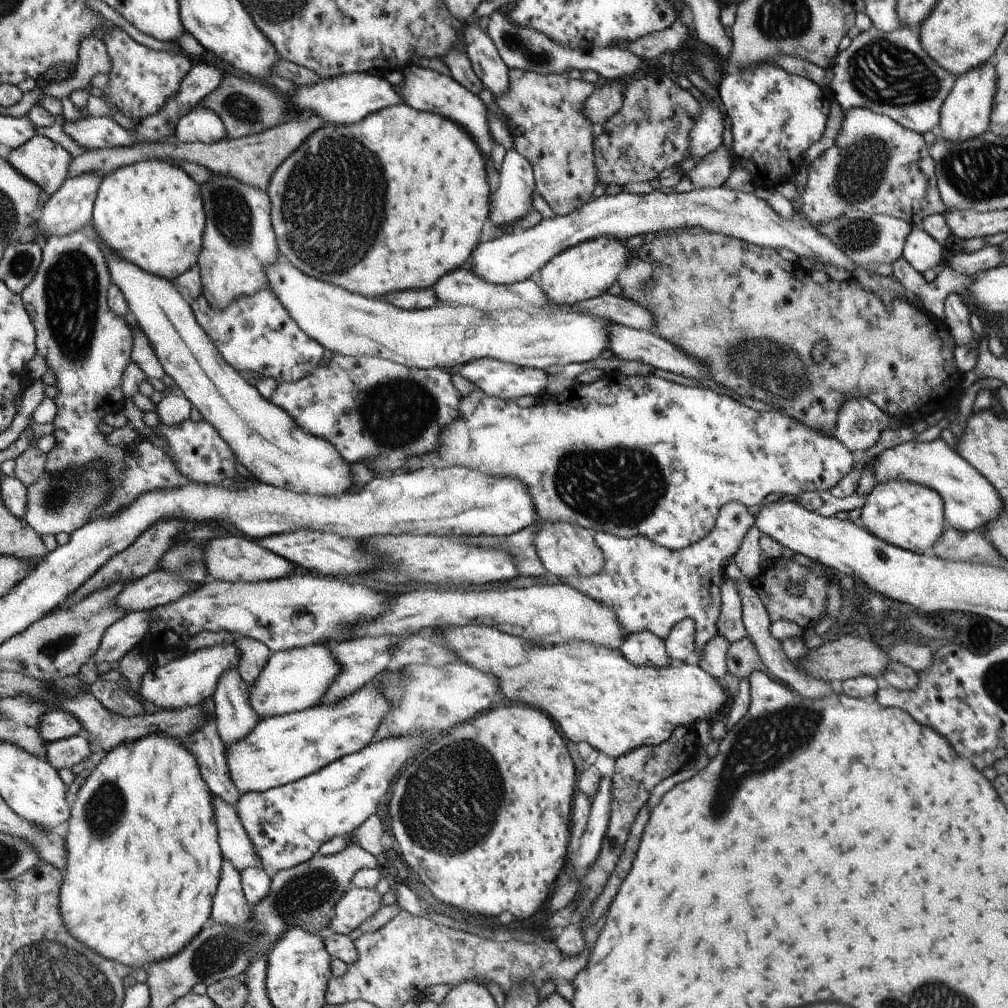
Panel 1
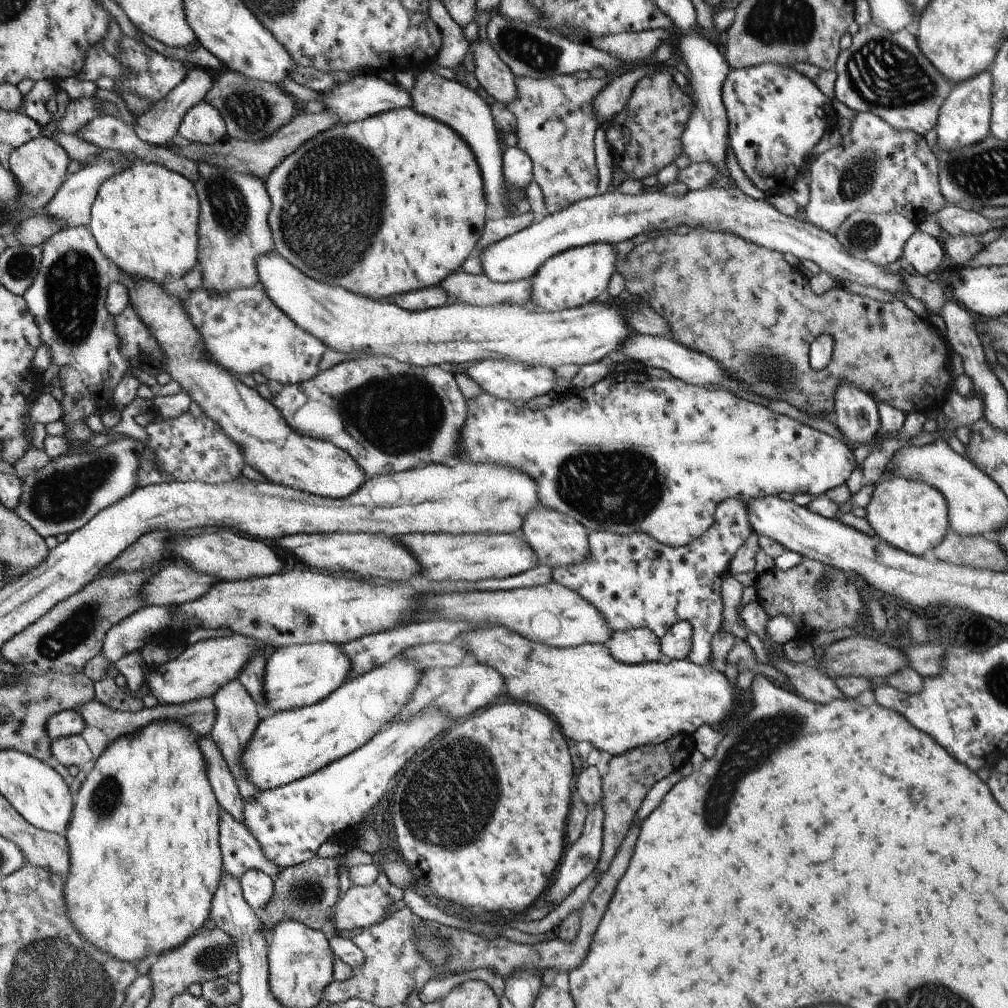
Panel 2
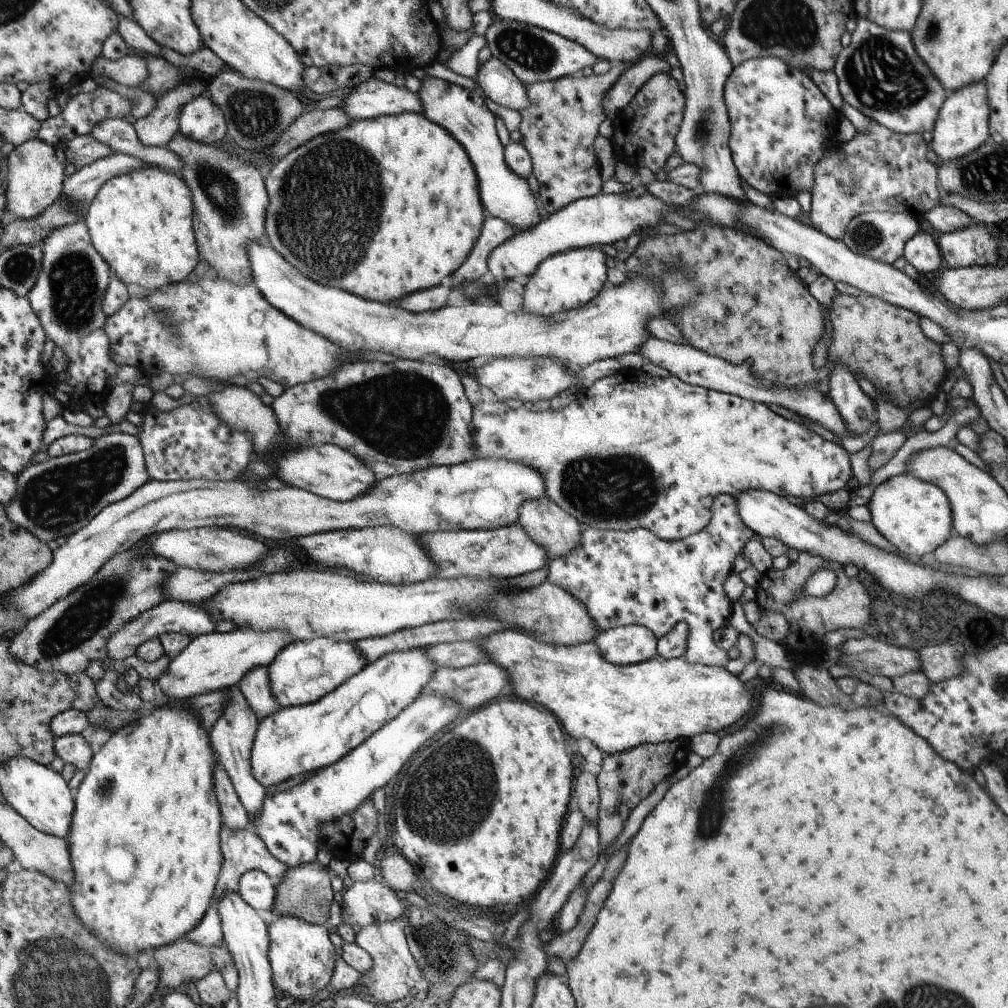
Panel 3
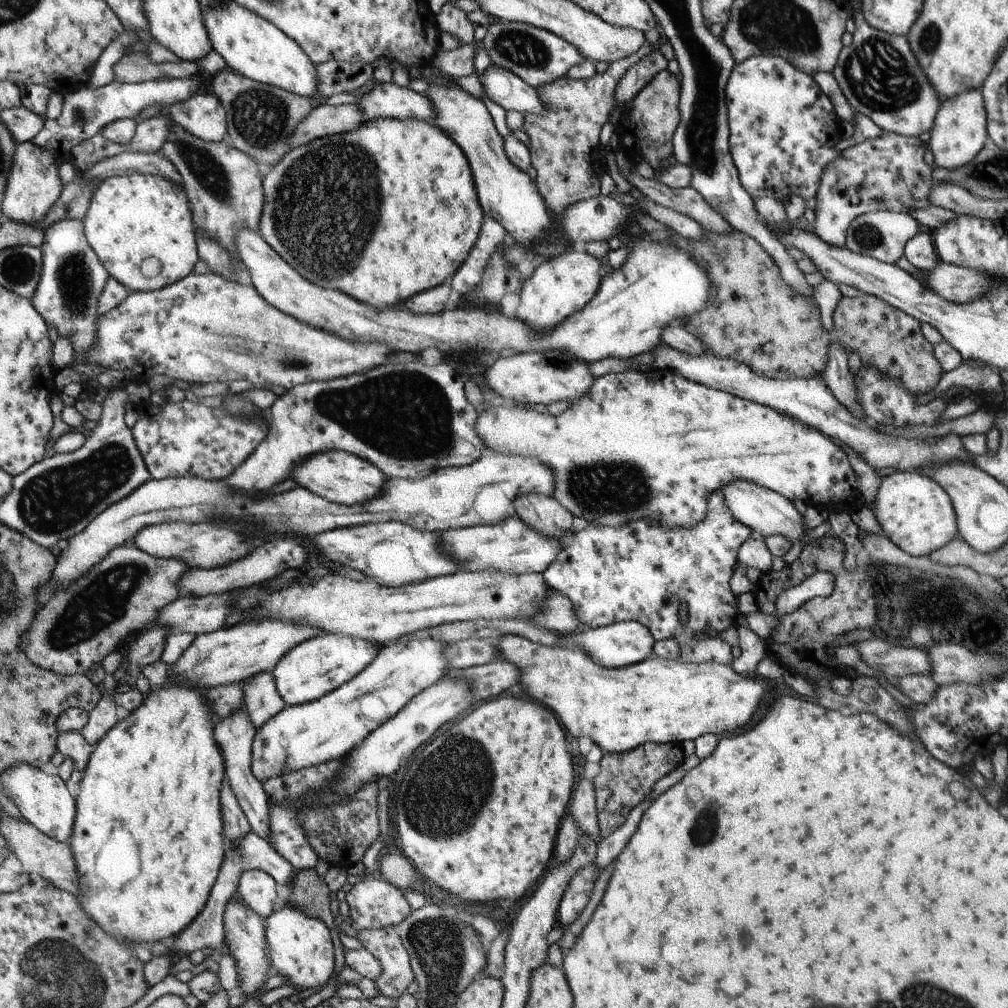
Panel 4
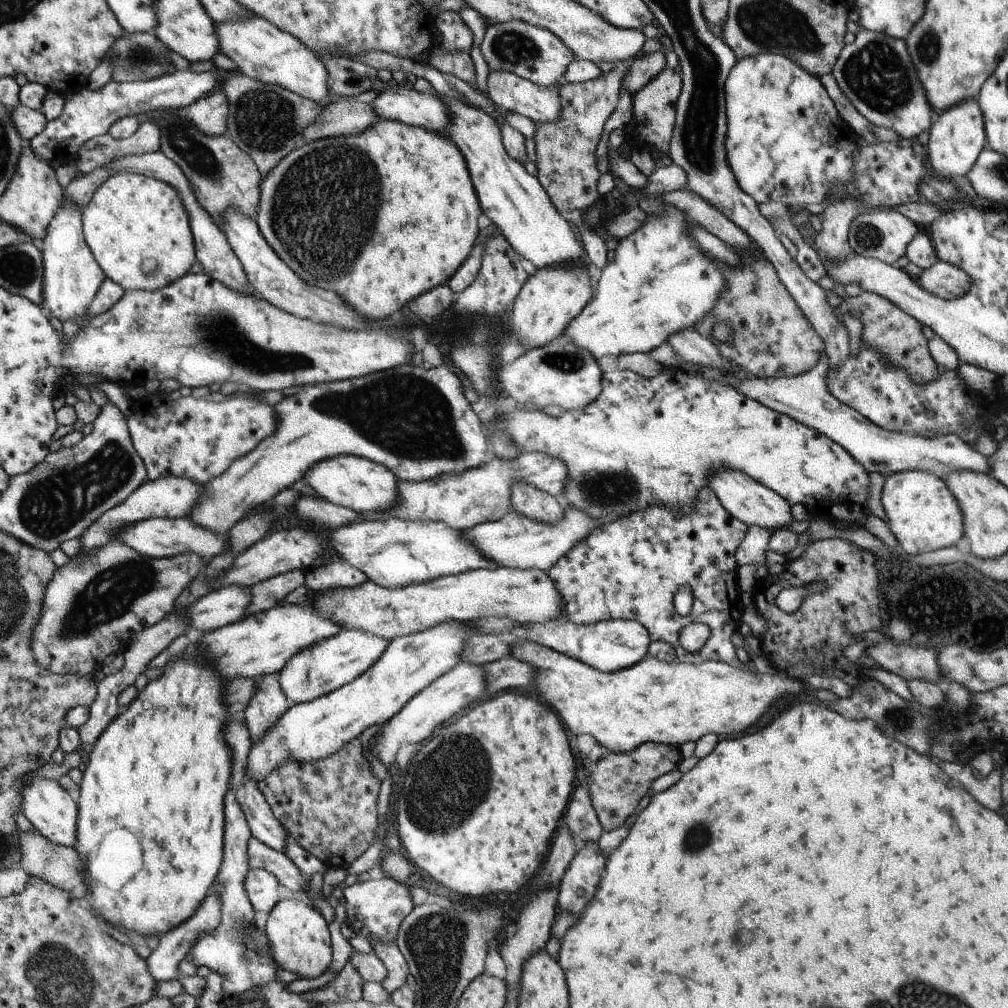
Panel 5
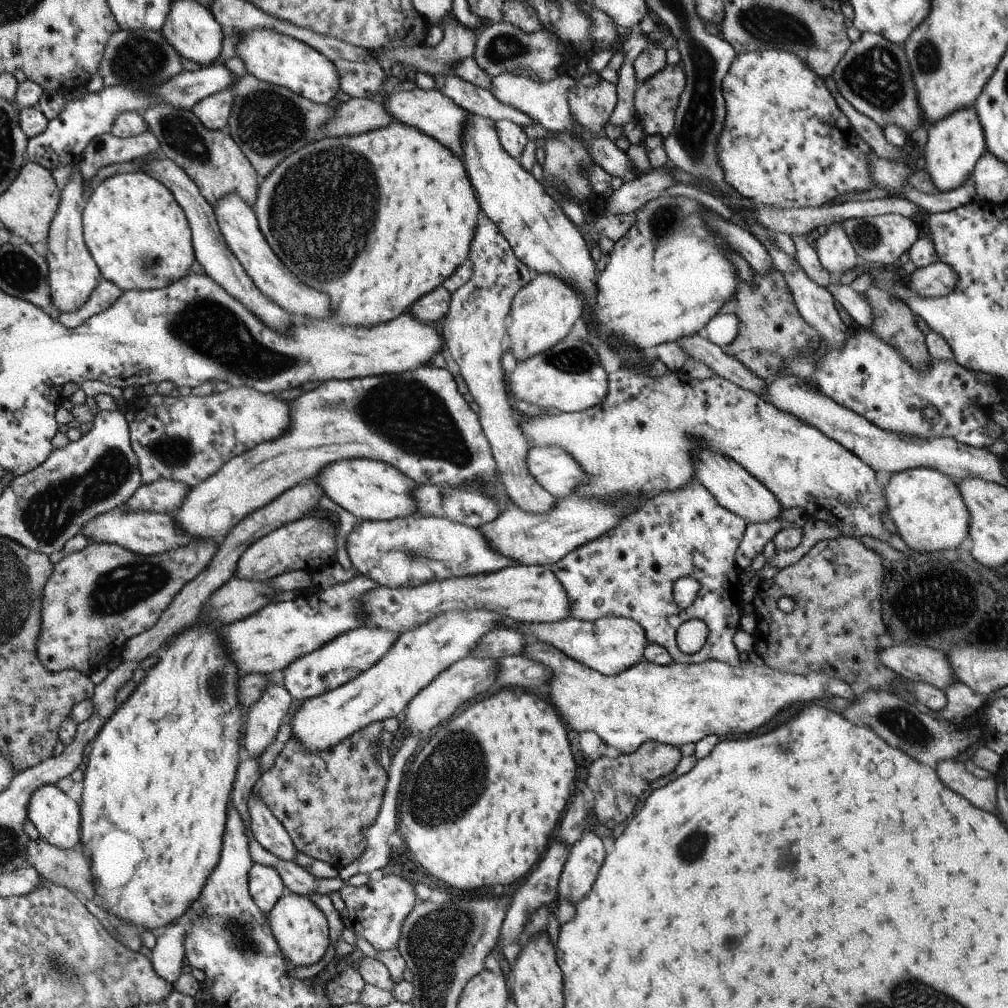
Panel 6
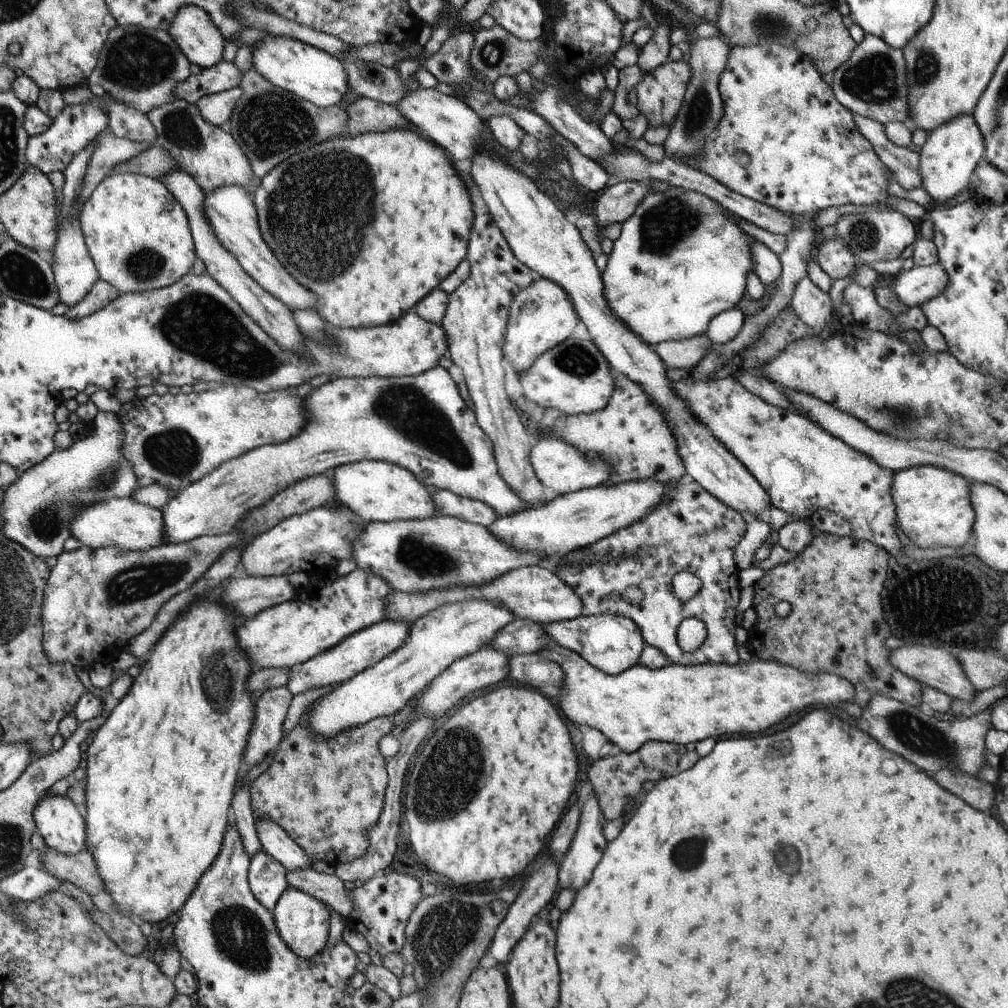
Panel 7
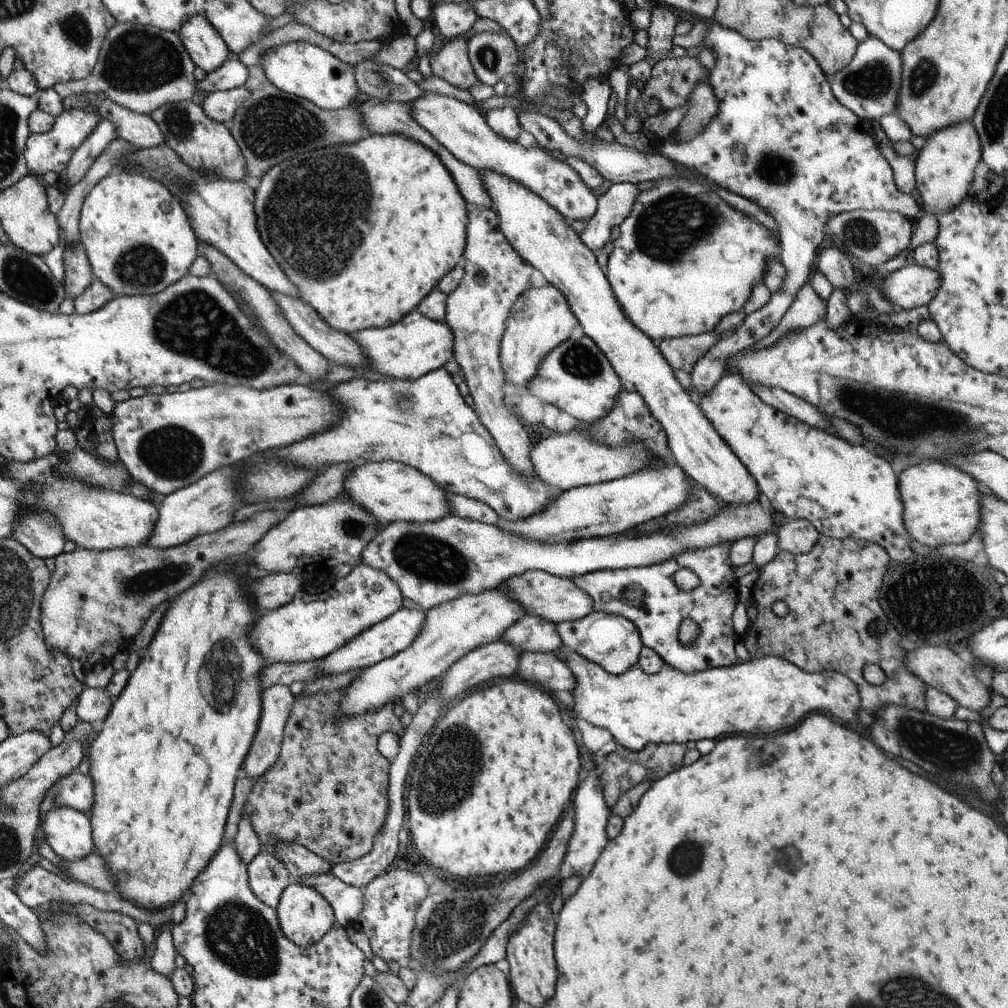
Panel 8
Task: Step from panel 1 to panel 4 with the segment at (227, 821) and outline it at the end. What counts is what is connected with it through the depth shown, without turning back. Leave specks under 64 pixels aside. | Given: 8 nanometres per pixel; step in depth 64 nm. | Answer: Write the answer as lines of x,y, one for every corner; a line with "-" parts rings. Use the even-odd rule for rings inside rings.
248,832
246,838
242,838
236,846
226,845
226,857
223,860
223,866
219,870
219,878
216,881
214,888
211,890
211,898
207,902
206,908
200,913
200,916
196,918
194,922
182,934
178,937
170,939
172,940
172,954
162,954
162,956
152,957
150,962
144,966
144,978
146,978
146,984
148,988
152,988
156,984
162,982
168,974
170,974
170,968
172,968
172,958
174,956
186,956
194,952
194,950
202,950
202,948
212,948
214,950
221,950
222,944
225,941
224,927
223,927
223,914
224,908
226,908
226,902
236,895
238,891
239,878
243,872
249,870
261,870
267,871
275,881
284,886
290,886
292,880
294,880
294,874
296,871
292,868
292,864
288,860
284,860
272,846
270,846
264,838
260,838
256,832

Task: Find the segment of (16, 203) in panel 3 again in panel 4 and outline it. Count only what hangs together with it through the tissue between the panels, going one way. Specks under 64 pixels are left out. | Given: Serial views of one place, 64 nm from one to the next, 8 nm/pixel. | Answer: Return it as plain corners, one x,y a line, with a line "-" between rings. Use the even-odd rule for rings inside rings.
32,141
17,143
2,202
3,214
9,217
10,221
24,224
42,222
62,194
62,178
50,156
50,150
44,150
38,143

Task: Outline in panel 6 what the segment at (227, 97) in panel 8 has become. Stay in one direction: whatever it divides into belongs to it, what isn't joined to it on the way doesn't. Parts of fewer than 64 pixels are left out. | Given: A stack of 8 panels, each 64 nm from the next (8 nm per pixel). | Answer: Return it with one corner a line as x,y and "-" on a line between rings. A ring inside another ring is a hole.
230,87
203,98
193,106
192,112
200,119
202,126
208,127
208,130
225,132
233,104
234,90

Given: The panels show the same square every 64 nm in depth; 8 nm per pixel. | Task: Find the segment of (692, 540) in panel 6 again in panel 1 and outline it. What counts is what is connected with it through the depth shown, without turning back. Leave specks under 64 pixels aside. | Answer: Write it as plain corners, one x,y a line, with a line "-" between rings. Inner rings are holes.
732,501
720,508
712,532
706,538
682,550
670,550
652,542
645,536
620,538
598,531
594,536
596,546
602,550
604,568
598,574
567,576
562,582
612,608
618,624
630,633
648,631
666,640
672,627
681,620
692,618
696,624
695,661
704,644
718,634
716,622
721,611
721,586
729,559
740,550
740,545
754,516
741,502

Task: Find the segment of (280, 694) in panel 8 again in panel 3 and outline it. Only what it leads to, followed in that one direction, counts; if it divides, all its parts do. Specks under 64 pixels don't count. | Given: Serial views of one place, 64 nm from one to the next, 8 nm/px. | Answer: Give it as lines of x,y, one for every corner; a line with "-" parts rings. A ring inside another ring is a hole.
256,666
250,673
244,674
243,680
238,682
244,698
250,702
258,721
278,711
281,706
272,694
270,671
266,666

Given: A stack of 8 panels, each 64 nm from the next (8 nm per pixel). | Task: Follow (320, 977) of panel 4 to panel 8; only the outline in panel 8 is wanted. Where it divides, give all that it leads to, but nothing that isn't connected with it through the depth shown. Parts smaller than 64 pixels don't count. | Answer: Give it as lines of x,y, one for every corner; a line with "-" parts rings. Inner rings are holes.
292,882
284,889
282,900
279,901
275,910
278,912
279,925
282,927
283,933
292,942
304,948
320,942
336,924
335,909
328,899
324,898
324,895
321,895
315,887
302,886
296,882

